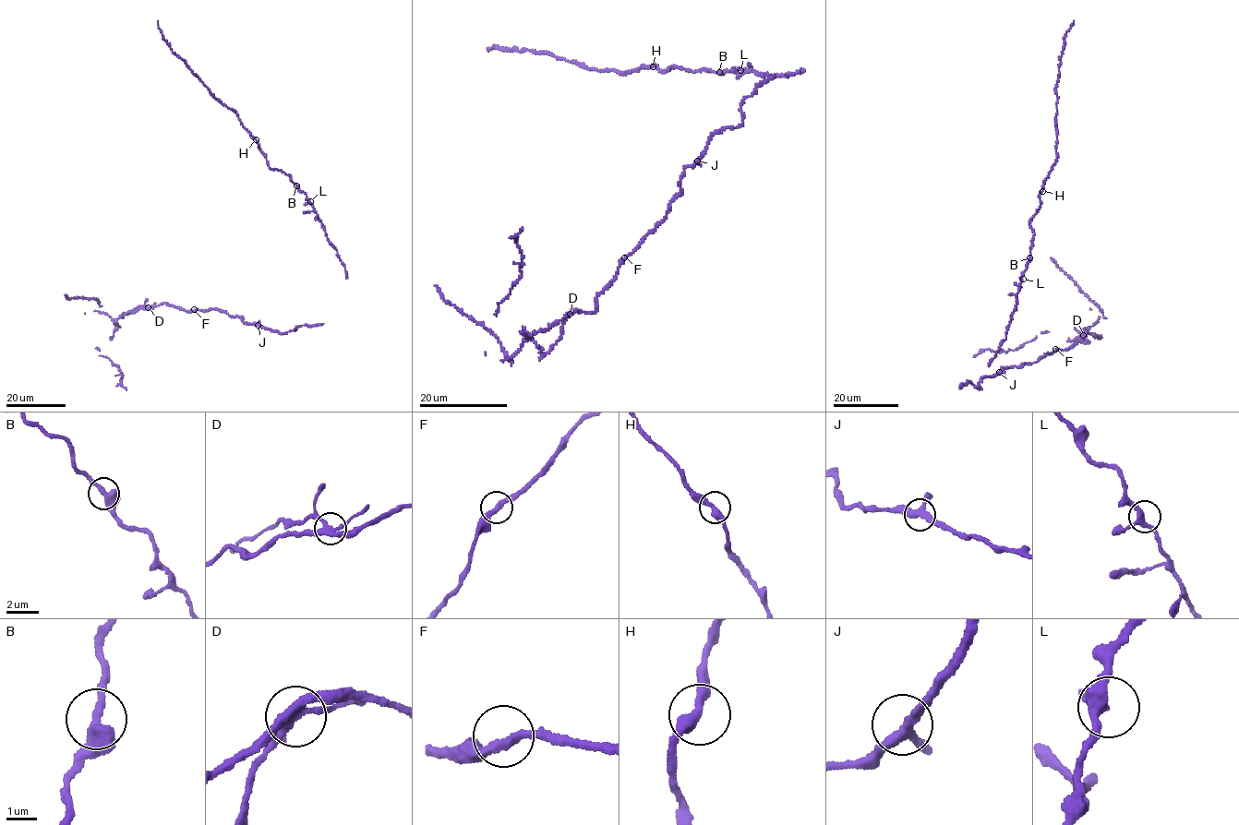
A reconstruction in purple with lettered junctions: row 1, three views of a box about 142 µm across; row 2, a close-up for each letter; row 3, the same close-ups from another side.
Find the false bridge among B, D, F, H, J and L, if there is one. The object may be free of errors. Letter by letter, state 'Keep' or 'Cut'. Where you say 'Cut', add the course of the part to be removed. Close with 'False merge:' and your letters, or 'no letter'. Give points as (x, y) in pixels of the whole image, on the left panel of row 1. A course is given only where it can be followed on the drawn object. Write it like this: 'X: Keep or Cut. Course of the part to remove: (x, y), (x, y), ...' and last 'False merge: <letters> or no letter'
B: Keep
D: Cut
F: Keep
H: Keep
J: Keep
L: Keep
False merge: D

